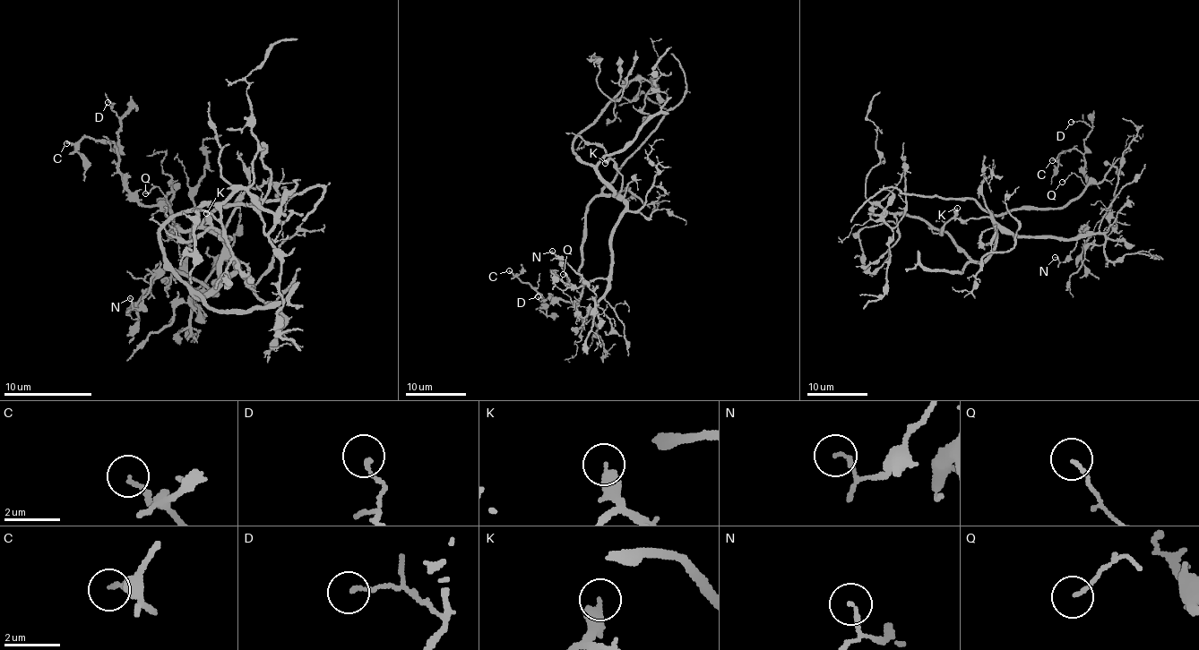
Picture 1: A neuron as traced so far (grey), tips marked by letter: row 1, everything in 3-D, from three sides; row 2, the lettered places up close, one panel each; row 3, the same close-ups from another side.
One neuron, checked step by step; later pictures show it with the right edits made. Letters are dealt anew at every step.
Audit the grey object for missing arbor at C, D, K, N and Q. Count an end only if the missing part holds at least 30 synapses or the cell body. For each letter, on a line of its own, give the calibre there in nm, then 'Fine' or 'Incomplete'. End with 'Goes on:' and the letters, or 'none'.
C: Thickness 160 nm. Fine
D: Thickness 130 nm. Fine
K: Thickness 360 nm. Fine
N: Thickness 120 nm. Fine
Q: Thickness 120 nm. Fine
Goes on: none

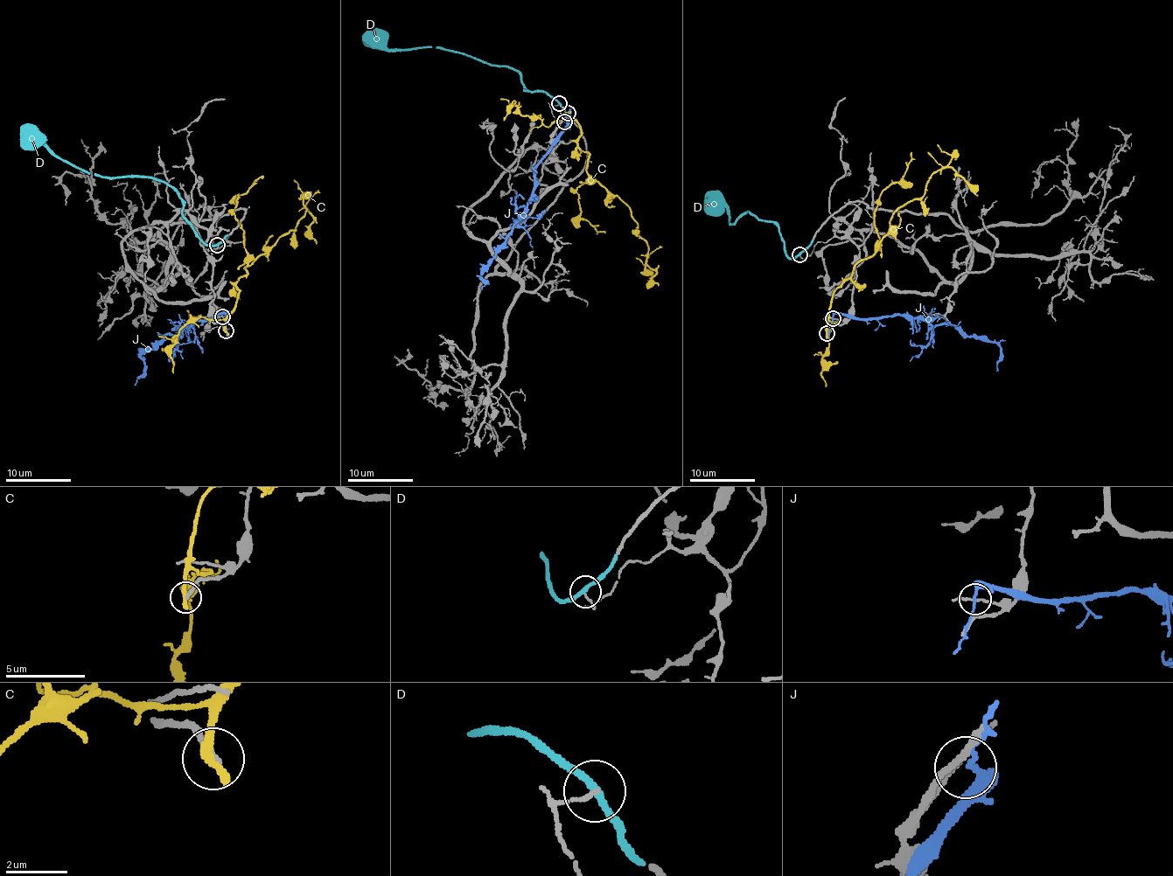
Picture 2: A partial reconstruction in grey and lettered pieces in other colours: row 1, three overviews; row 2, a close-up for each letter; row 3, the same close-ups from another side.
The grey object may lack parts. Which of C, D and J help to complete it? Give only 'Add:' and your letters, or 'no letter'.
Add: D

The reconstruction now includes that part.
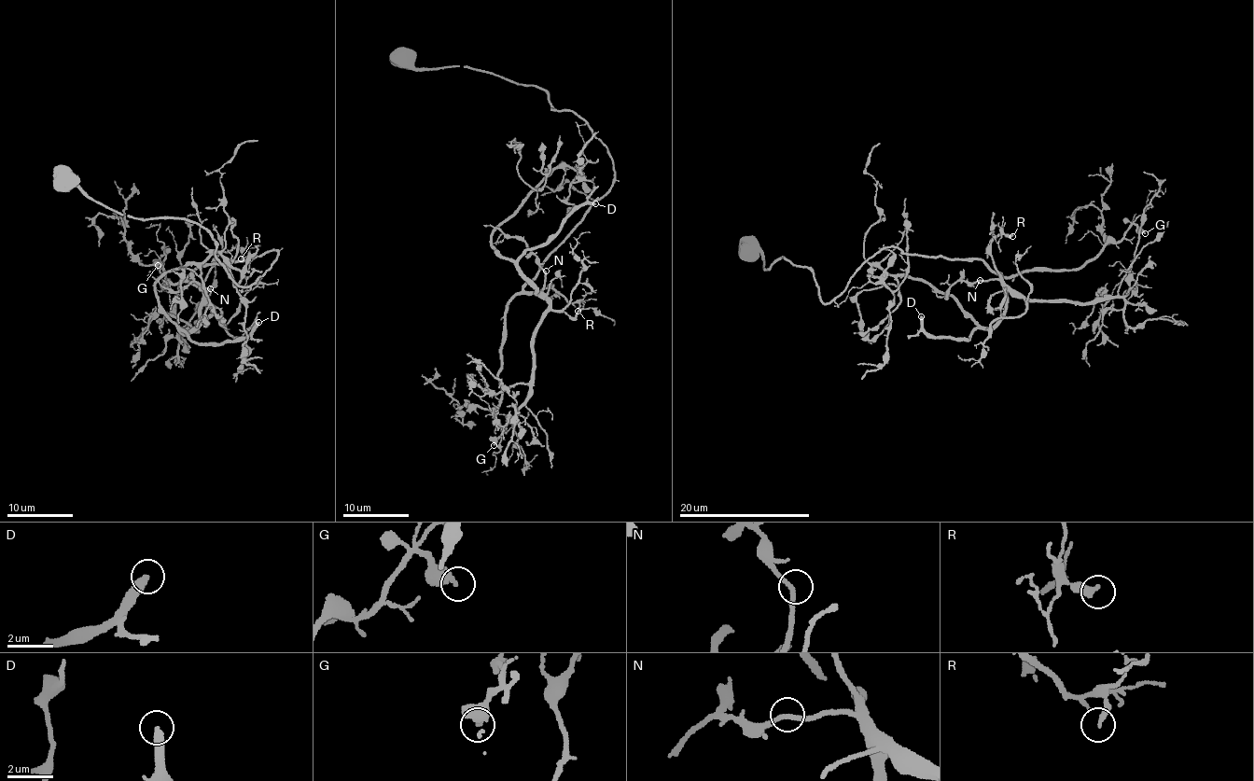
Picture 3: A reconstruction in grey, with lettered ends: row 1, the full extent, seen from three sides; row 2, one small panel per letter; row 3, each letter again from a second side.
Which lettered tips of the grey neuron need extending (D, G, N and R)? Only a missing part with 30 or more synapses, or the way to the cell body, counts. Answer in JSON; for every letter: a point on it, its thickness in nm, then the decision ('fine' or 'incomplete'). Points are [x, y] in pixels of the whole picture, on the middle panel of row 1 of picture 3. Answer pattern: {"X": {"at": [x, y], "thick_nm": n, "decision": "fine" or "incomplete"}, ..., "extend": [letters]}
{"D": {"at": [595, 203], "thick_nm": 360, "decision": "incomplete"}, "G": {"at": [494, 445], "thick_nm": 360, "decision": "fine"}, "N": {"at": [546, 271], "thick_nm": 190, "decision": "fine"}, "R": {"at": [578, 311], "thick_nm": 280, "decision": "fine"}, "extend": ["D"]}

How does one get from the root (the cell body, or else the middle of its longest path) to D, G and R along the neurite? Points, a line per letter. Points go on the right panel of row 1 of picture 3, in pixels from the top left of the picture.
D: (750, 252), (806, 266), (824, 302), (875, 284), (873, 265), (926, 280), (976, 328), (930, 334), (921, 316)
G: (750, 252), (806, 266), (824, 302), (889, 247), (1010, 276), (1145, 233)
R: (750, 252), (763, 269), (783, 257), (806, 266), (824, 302), (889, 247), (999, 275), (991, 243), (1012, 236)

